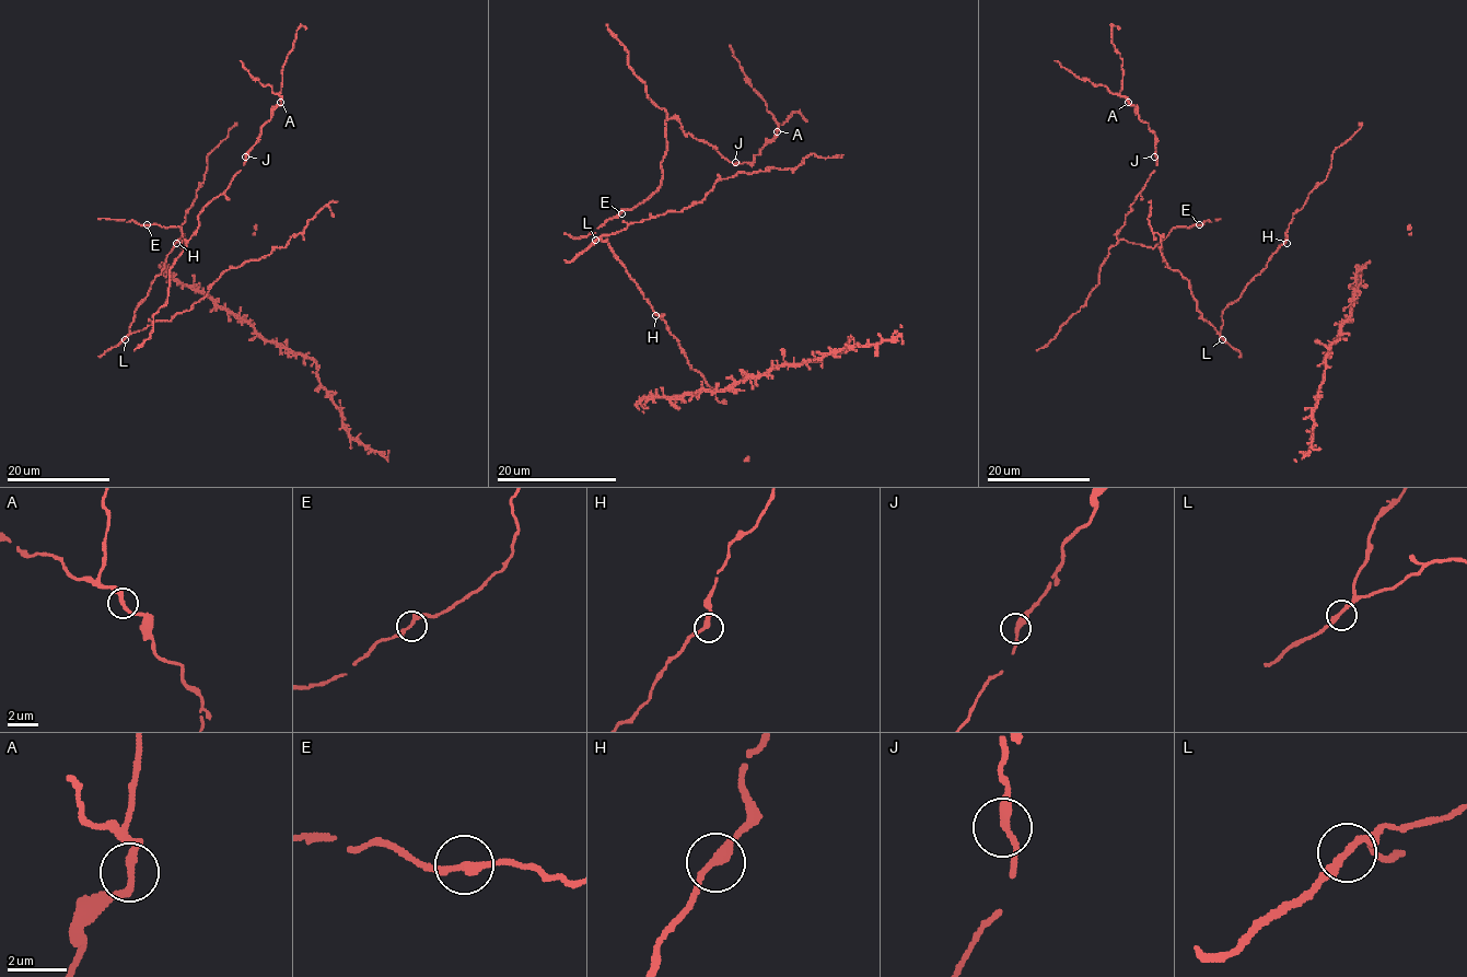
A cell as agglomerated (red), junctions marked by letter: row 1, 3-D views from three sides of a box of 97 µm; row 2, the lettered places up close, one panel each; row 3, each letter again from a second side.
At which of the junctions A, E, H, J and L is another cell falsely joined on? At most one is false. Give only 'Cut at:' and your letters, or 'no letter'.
Cut at: no letter

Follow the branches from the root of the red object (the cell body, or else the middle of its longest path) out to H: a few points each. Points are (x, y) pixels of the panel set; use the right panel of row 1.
H: (1221, 330), (1222, 312), (1287, 243)

